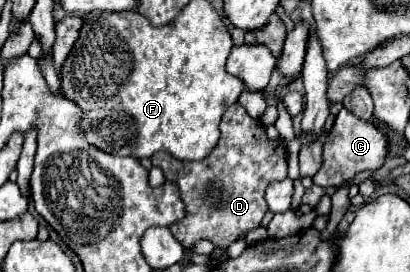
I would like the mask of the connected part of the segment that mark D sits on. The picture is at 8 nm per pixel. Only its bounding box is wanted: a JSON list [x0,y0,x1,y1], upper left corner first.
[151,102,287,250]

